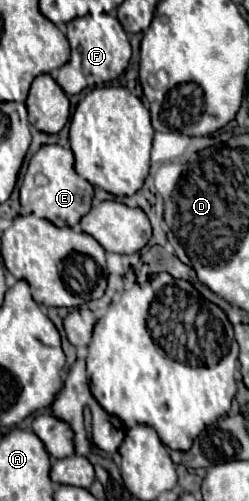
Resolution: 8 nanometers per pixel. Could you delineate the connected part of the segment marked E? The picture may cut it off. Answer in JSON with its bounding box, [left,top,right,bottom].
[20,144,94,228]

